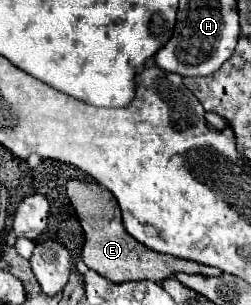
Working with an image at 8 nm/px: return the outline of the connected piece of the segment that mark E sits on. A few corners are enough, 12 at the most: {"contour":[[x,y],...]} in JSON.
{"contour":[[71,180],[81,258],[115,284],[219,268],[155,254],[121,224],[115,196]]}

